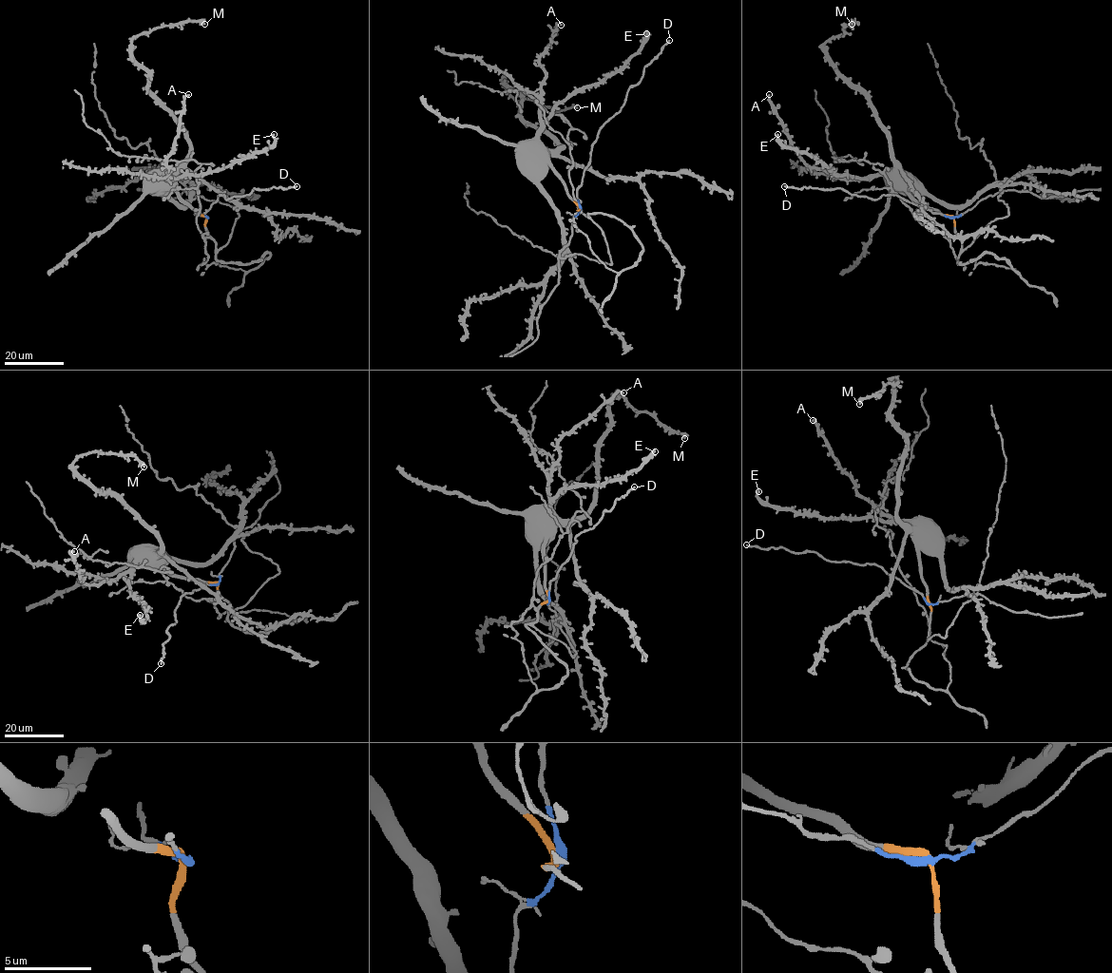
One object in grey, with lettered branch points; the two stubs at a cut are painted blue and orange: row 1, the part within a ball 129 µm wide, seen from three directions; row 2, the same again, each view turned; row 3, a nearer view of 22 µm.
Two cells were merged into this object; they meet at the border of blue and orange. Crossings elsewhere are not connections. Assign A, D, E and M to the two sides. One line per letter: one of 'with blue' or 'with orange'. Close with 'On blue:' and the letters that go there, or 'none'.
A: with orange
D: with blue
E: with orange
M: with orange
On blue: D

